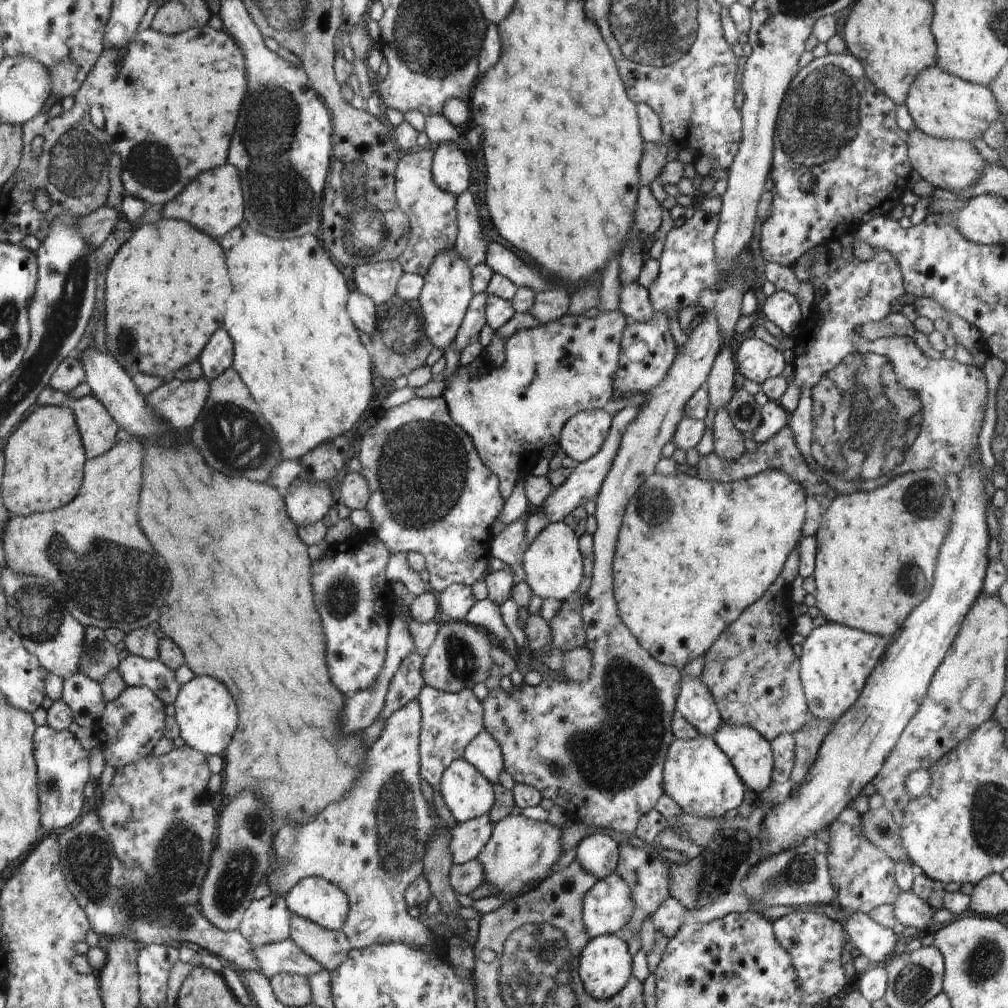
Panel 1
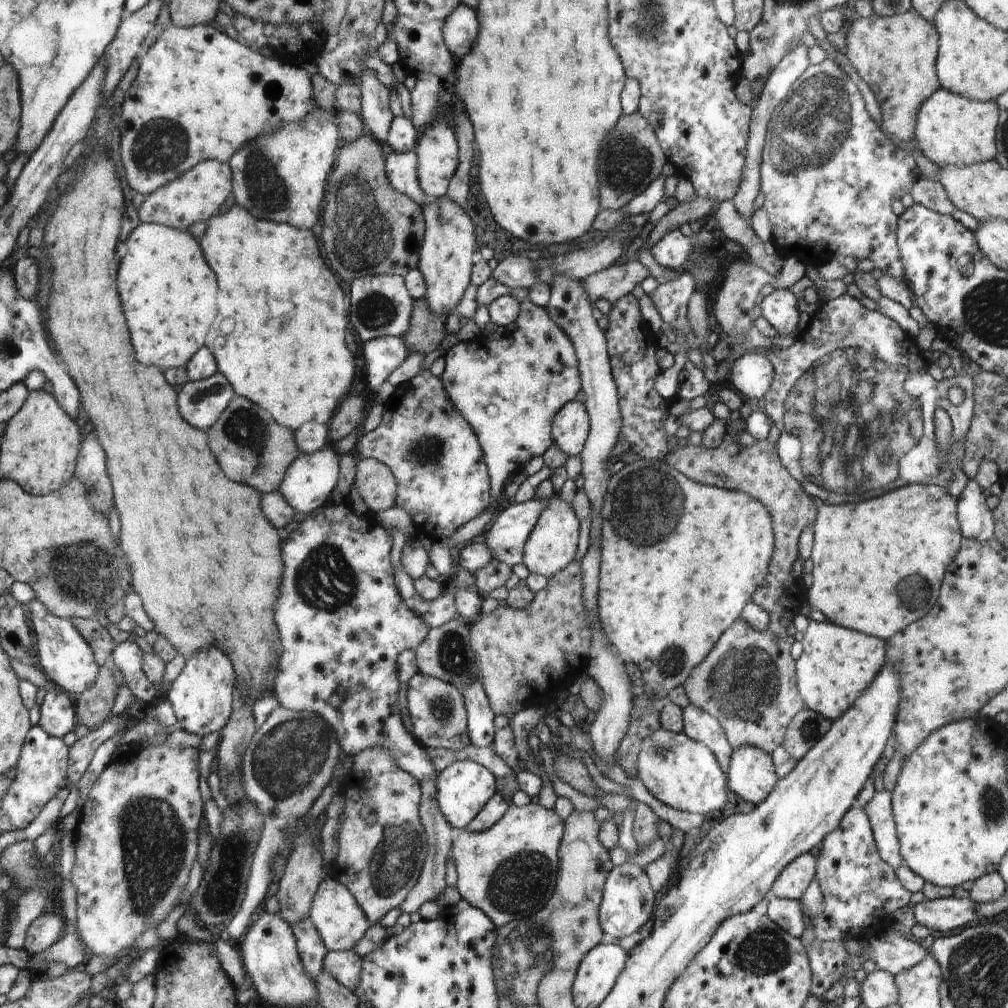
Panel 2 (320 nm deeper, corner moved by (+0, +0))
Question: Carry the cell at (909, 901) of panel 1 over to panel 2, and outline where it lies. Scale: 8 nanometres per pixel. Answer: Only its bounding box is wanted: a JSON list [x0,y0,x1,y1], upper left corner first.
[913,897,983,935]

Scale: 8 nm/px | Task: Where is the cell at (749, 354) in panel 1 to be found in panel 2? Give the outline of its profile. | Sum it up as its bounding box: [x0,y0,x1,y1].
[730,348,775,402]

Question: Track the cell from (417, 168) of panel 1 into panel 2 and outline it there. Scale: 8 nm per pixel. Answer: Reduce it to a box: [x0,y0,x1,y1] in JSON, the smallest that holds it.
[387,150,426,206]

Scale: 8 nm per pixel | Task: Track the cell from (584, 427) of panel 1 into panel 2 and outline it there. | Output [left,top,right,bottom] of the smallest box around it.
[551,400,589,457]

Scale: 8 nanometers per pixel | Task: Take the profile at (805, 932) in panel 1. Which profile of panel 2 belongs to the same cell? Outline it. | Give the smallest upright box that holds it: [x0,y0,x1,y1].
[767,897,806,939]

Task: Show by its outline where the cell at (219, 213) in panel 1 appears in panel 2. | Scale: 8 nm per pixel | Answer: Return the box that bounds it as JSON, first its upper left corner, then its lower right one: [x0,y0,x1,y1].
[138,160,233,232]

